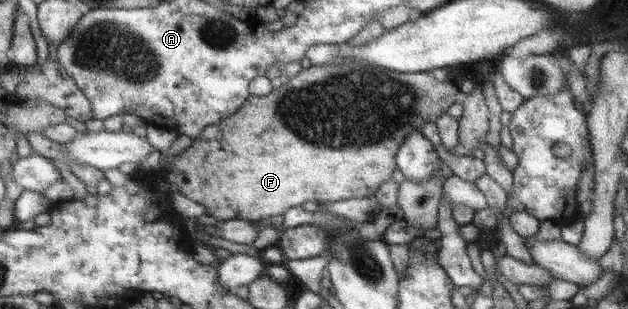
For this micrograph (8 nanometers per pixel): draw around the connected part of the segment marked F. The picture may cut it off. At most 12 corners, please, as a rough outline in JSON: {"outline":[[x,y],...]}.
{"outline":[[301,68],[165,177],[219,221],[373,195],[456,82]]}

